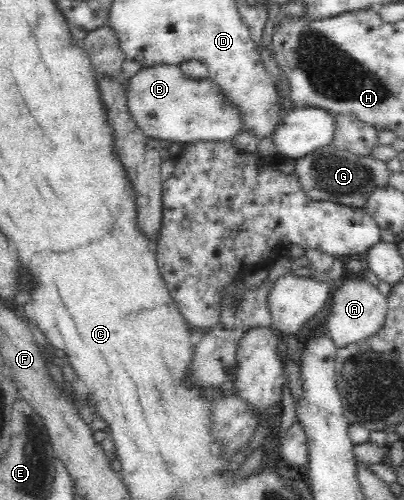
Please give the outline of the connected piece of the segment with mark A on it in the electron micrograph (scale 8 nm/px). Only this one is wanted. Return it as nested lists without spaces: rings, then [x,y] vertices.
[[[364,274],[357,277],[346,276],[344,282],[332,292],[332,304],[325,326],[331,336],[331,340],[337,348],[346,348],[348,344],[358,344],[362,340],[368,340],[376,335],[383,327],[387,313],[387,297],[379,292],[376,286],[372,286]]]

